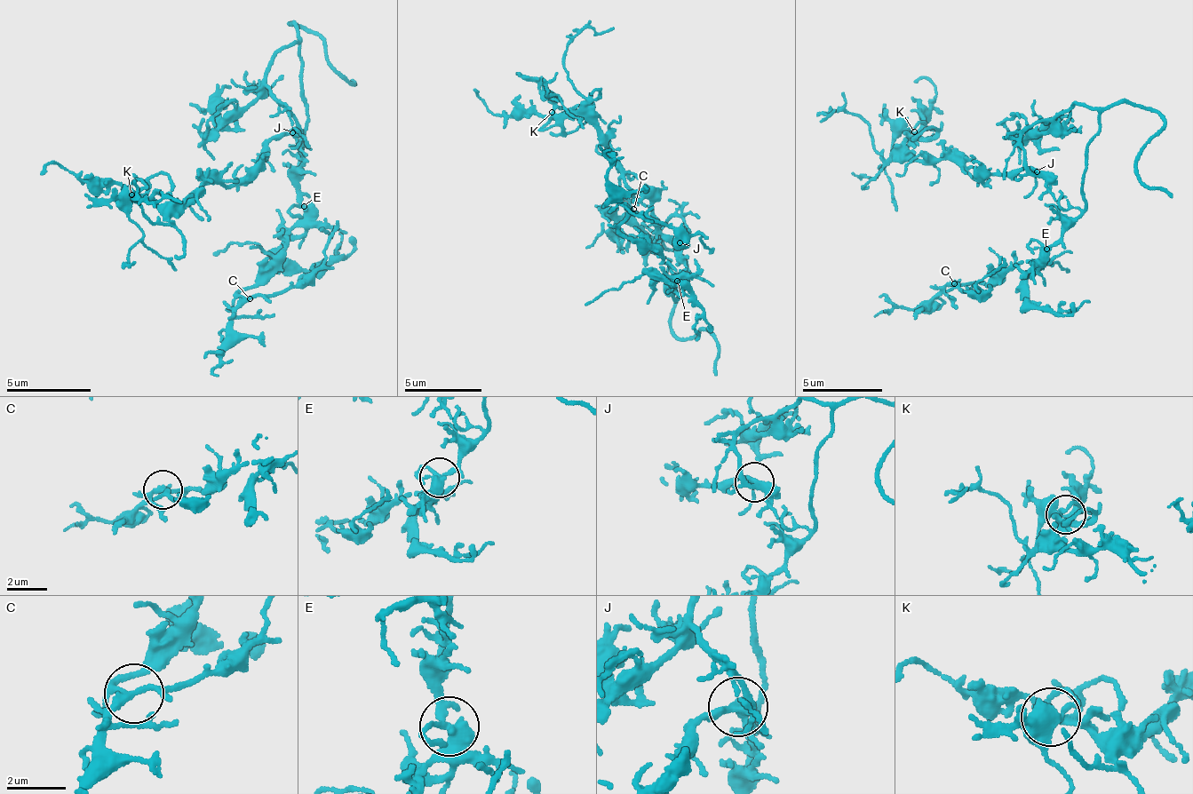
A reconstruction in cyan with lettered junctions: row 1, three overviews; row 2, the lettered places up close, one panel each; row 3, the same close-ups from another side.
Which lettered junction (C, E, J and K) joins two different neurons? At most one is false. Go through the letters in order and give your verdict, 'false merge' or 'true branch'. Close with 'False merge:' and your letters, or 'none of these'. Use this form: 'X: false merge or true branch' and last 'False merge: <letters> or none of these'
C: true branch
E: true branch
J: true branch
K: true branch
False merge: none of these

